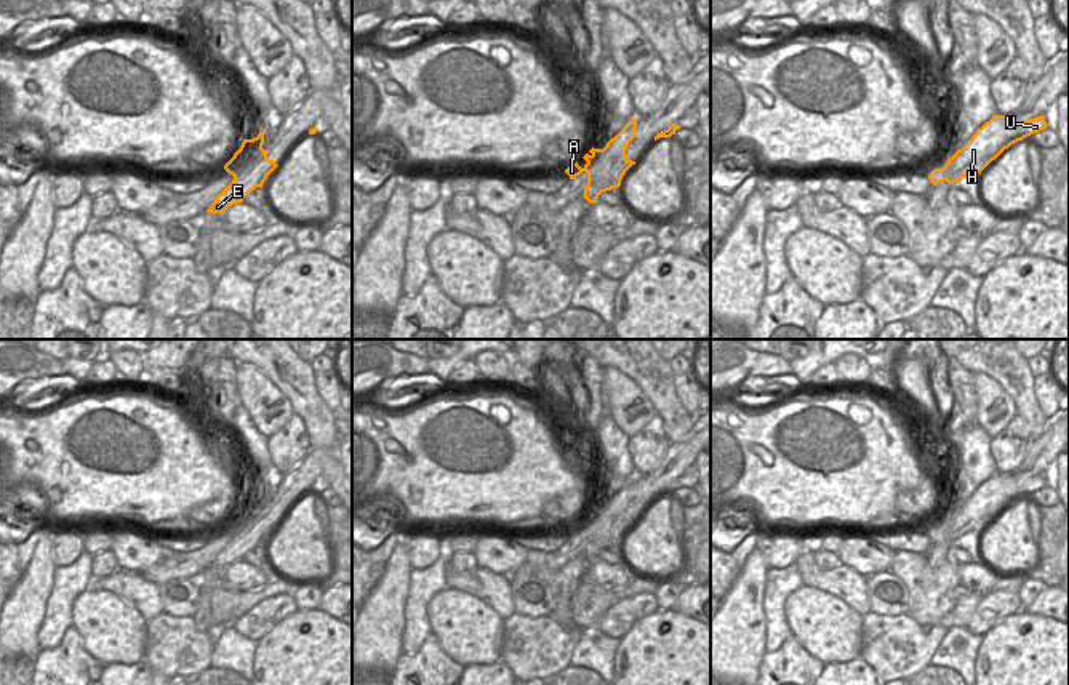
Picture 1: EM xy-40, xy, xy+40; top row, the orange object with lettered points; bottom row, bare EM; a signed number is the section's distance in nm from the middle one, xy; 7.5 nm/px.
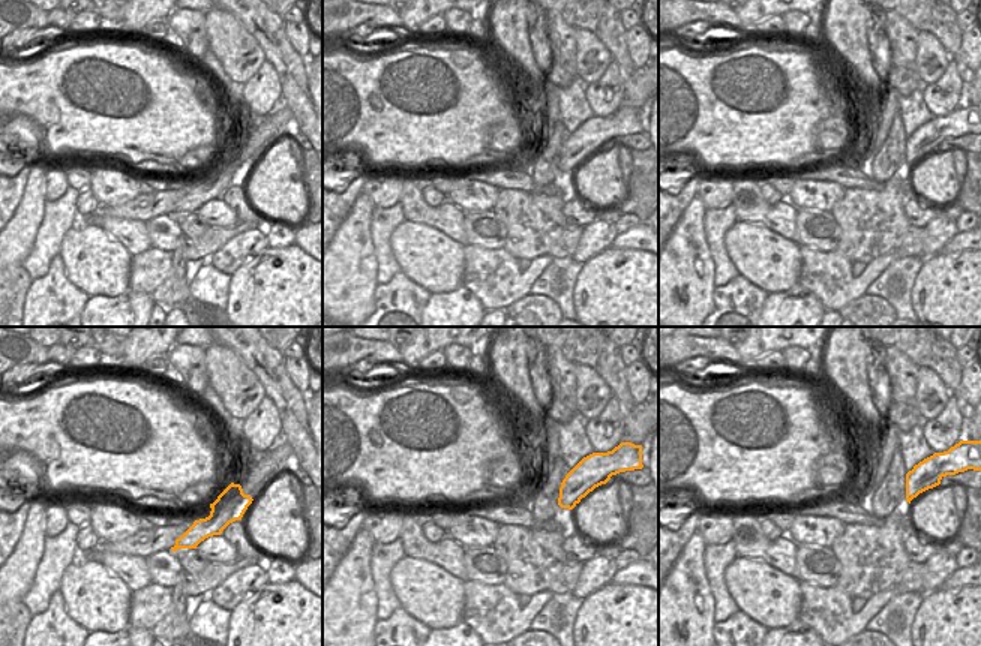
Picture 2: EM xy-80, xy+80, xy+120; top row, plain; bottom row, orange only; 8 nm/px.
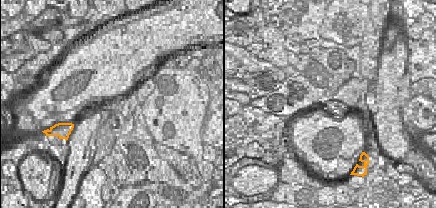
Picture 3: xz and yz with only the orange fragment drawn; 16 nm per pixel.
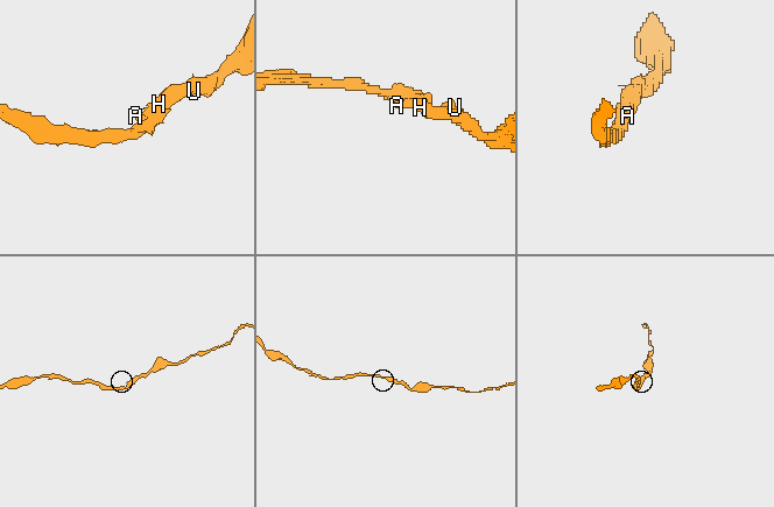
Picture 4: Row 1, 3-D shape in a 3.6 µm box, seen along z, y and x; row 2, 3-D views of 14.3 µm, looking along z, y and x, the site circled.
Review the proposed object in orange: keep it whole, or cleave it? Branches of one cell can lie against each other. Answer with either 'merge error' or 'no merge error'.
merge error

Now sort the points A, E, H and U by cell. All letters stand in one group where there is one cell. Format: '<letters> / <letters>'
A E / H U

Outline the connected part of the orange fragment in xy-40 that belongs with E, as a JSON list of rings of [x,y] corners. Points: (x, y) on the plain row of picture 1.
[[[262,507],[258,517],[246,525],[229,525],[224,523],[224,528],[234,535],[232,541],[214,557],[214,560],[206,568],[208,571],[224,571],[229,565],[242,562],[243,557],[253,551],[256,546],[262,546],[267,535],[278,523],[274,519],[267,517],[266,509]]]

